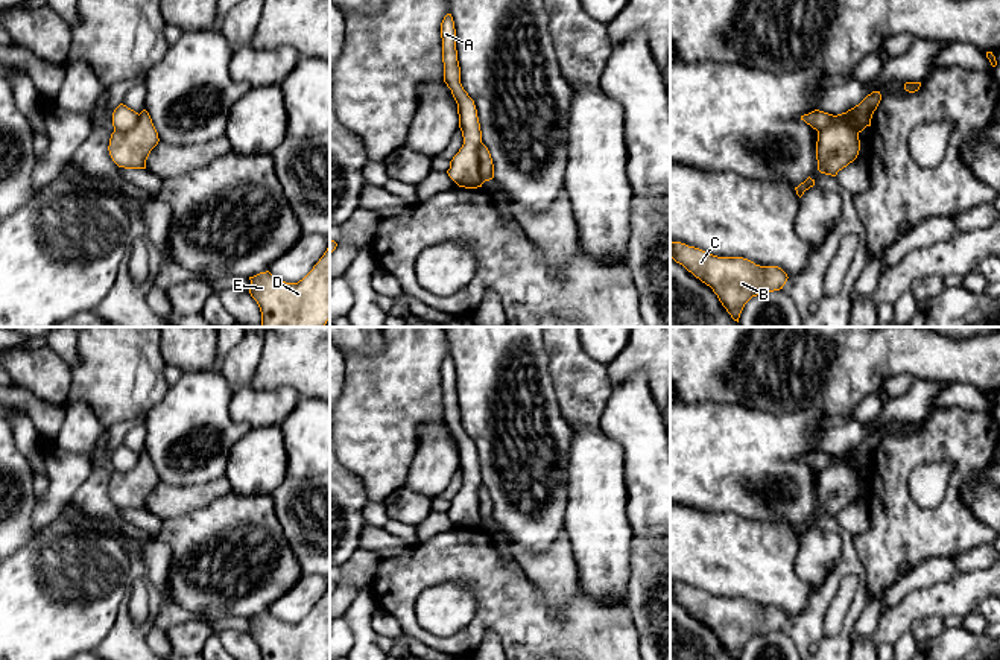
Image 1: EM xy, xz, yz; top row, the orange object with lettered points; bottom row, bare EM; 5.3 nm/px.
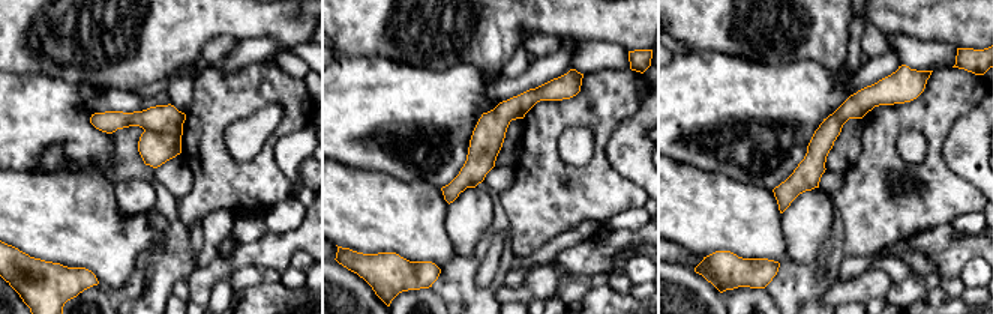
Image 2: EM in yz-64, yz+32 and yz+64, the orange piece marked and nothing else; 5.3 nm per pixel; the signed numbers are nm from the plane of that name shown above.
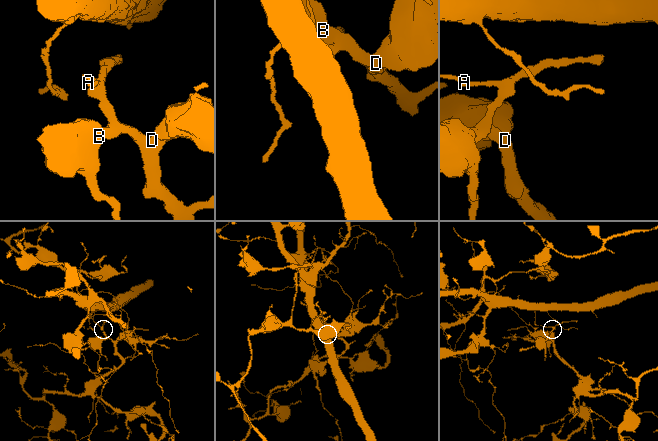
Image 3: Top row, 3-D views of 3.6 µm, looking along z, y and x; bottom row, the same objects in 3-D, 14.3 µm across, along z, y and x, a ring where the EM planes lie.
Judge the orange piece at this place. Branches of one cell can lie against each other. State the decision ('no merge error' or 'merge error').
merge error

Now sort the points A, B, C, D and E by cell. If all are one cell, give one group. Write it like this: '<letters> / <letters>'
A / B C D E

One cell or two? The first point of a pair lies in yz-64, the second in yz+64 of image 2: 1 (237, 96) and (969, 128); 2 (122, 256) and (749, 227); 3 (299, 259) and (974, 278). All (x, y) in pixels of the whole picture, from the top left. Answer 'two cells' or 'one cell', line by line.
1: two cells
2: one cell
3: one cell

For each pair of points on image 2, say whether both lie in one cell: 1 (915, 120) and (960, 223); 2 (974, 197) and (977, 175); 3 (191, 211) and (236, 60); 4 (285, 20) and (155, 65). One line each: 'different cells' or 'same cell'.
1: different cells
2: different cells
3: different cells
4: same cell

